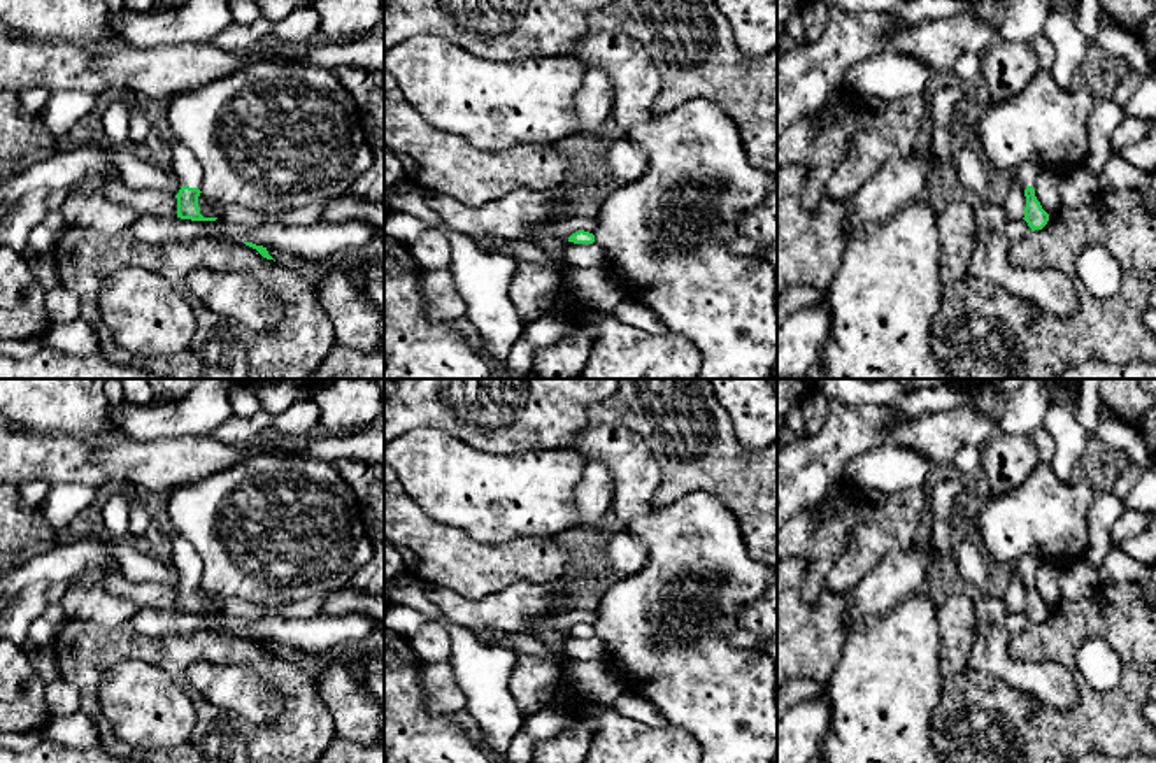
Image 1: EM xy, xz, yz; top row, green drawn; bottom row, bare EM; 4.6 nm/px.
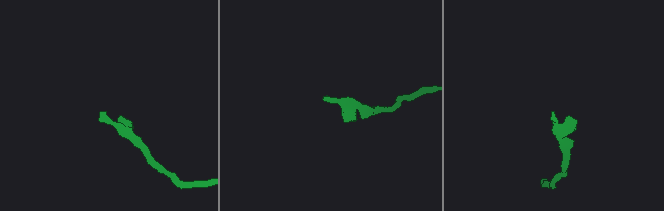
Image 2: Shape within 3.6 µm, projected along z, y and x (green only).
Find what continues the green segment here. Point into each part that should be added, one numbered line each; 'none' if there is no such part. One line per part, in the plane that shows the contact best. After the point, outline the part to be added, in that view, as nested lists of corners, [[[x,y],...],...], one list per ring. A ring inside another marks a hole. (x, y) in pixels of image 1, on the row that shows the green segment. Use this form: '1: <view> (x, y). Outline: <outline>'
1: xy (185, 164). Outline: [[[177,139],[170,142],[170,165],[181,186],[202,188],[202,168],[196,156]]]

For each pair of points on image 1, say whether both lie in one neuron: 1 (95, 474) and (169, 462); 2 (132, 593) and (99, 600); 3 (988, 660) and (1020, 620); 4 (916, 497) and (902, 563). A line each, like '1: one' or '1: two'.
1: one
2: two
3: two
4: two

